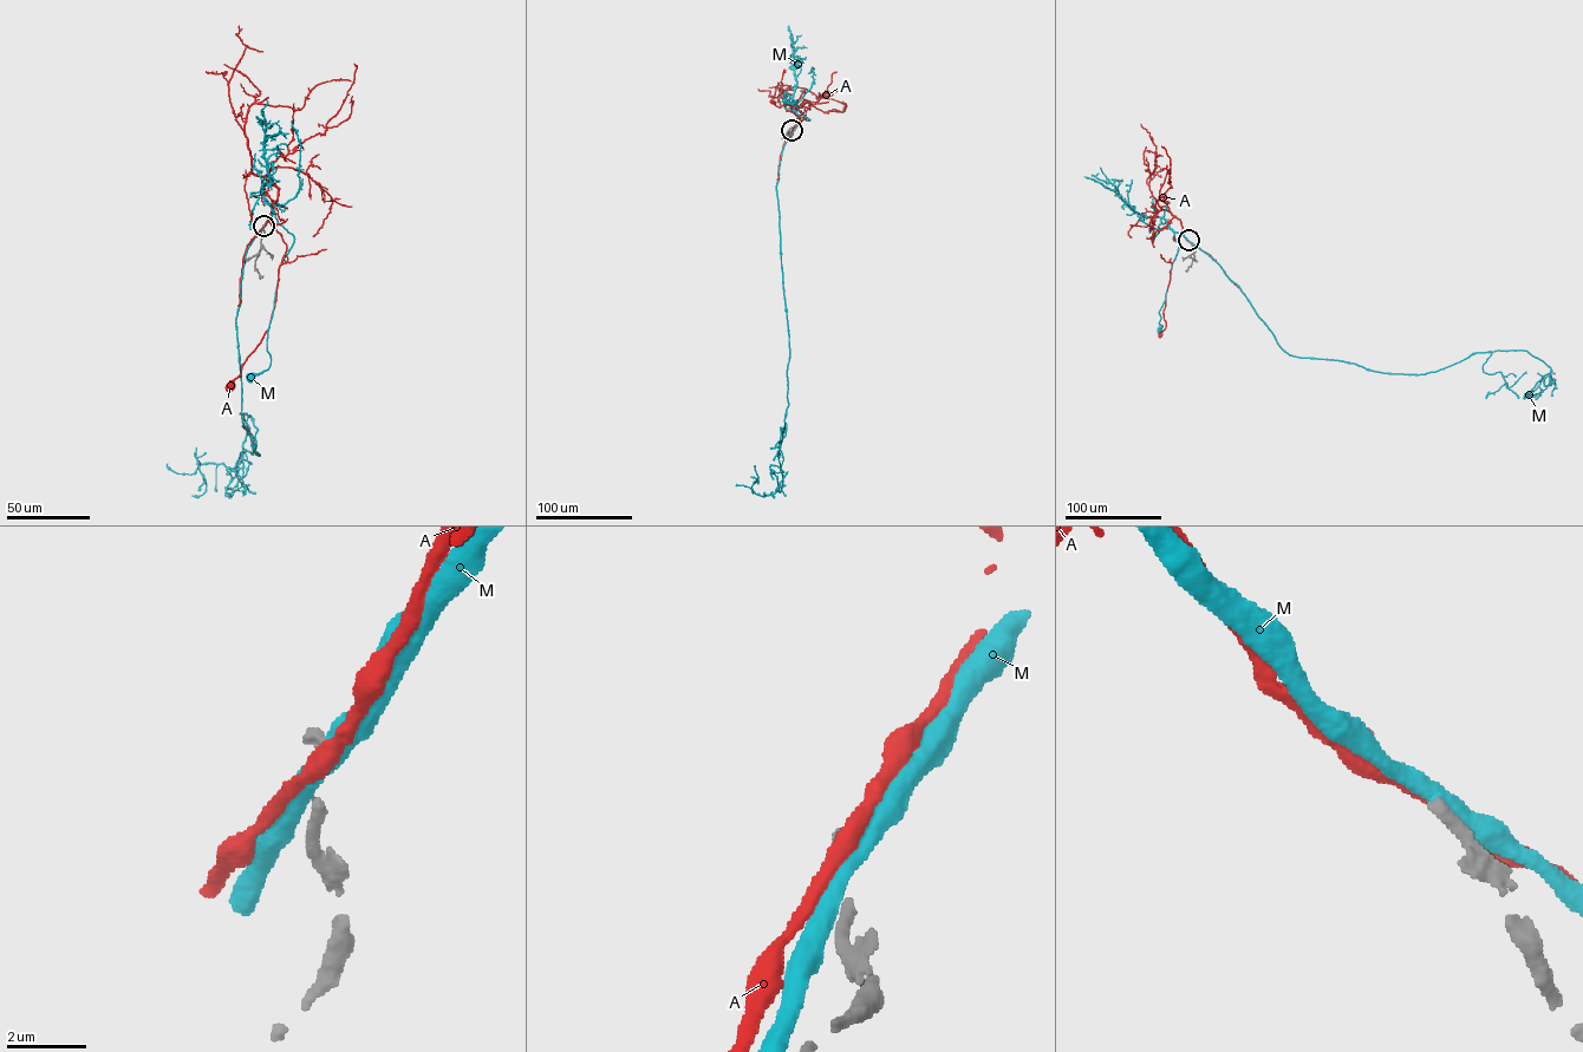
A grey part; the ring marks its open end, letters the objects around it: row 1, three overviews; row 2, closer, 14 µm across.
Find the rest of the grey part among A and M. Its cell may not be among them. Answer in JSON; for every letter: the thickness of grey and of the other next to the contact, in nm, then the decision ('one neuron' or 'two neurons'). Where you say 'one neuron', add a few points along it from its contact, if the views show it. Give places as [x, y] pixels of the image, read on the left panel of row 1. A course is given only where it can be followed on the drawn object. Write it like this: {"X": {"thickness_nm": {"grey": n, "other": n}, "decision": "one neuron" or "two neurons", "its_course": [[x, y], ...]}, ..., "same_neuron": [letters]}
{"A": {"thickness_nm": {"grey": 200, "other": 440}, "decision": "two neurons"}, "M": {"thickness_nm": {"grey": 200, "other": 500}, "decision": "two neurons"}, "same_neuron": []}

